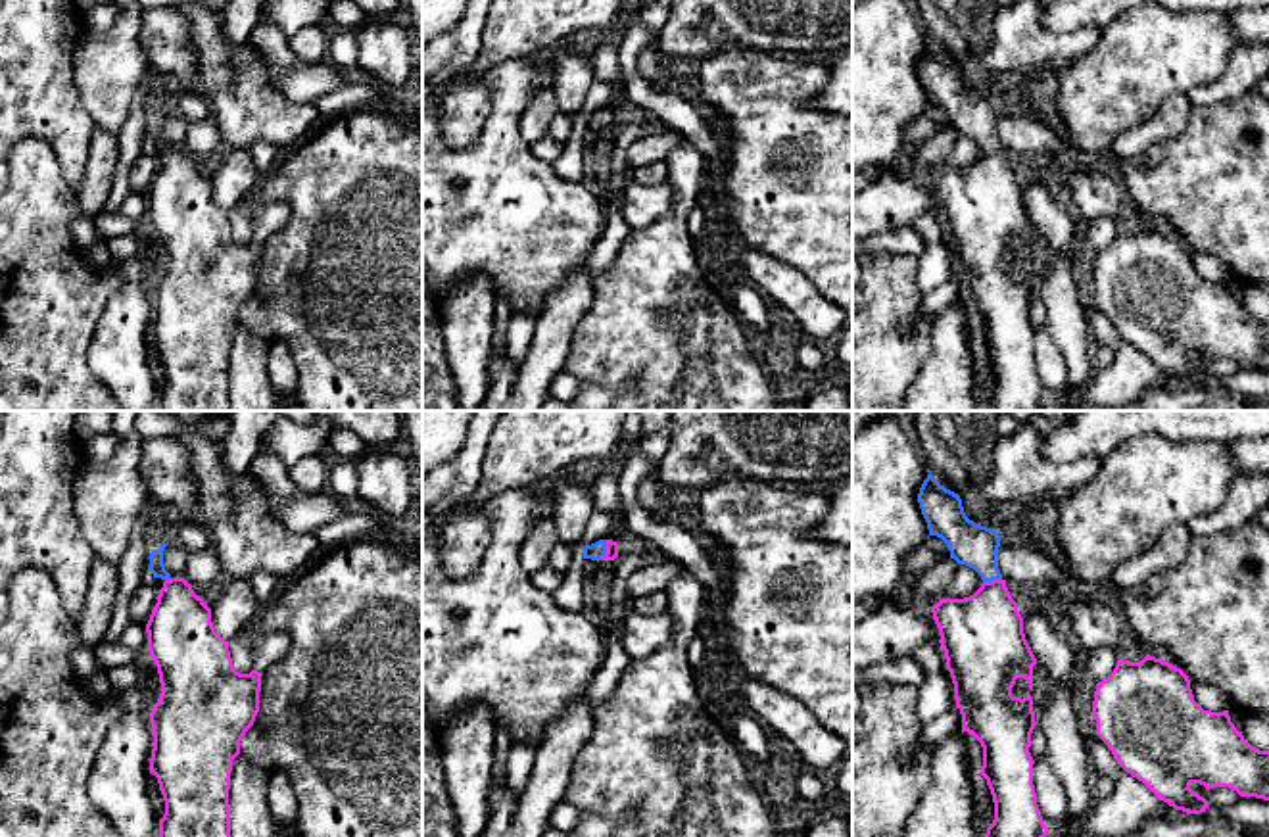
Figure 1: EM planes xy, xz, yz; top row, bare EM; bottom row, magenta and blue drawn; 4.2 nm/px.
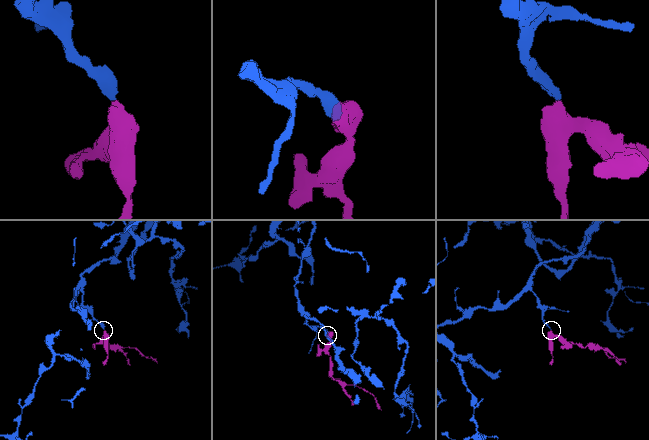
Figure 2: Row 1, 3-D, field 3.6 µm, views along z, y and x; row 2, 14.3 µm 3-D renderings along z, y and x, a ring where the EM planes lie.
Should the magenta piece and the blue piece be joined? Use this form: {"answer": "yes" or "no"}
{"answer": "yes"}

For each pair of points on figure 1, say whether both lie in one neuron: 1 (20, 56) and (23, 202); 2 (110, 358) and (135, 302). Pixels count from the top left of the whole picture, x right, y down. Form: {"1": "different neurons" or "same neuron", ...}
{"1": "different neurons", "2": "same neuron"}

